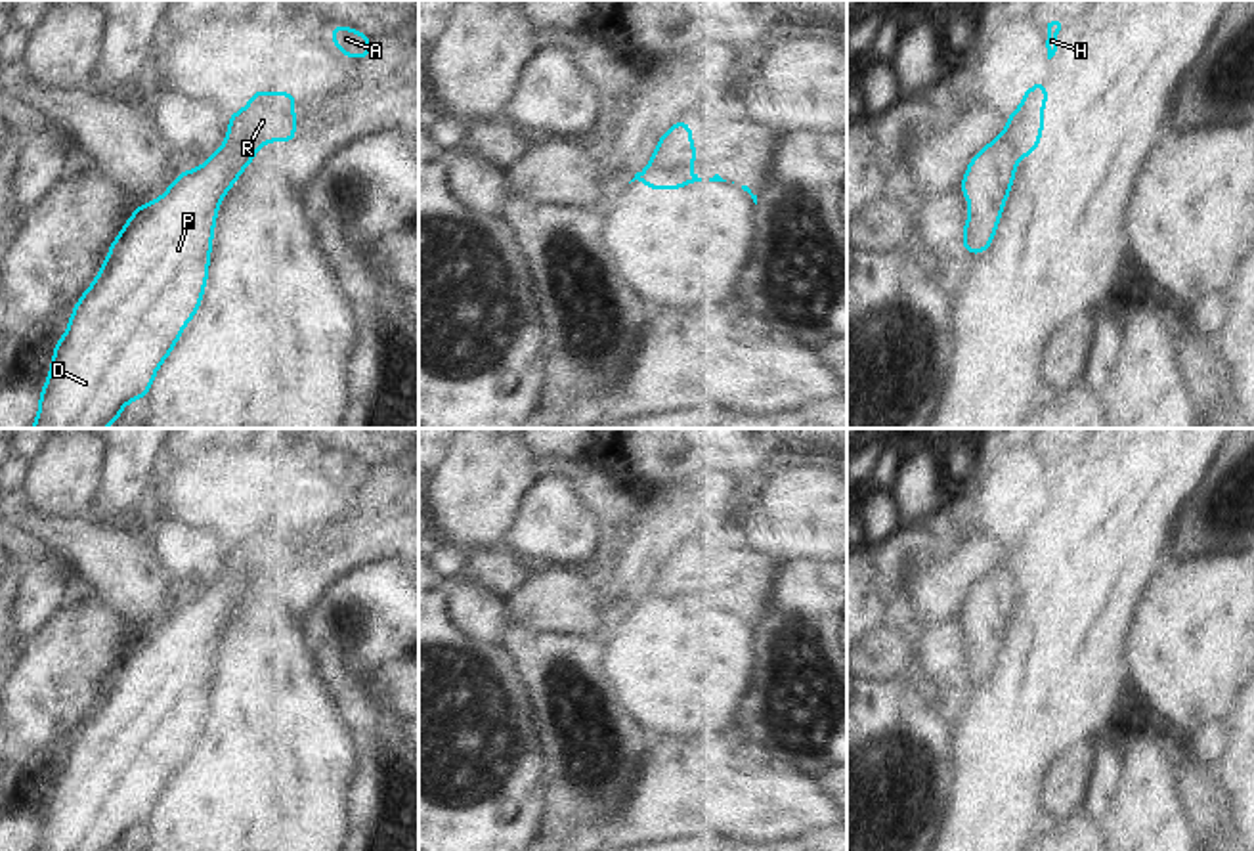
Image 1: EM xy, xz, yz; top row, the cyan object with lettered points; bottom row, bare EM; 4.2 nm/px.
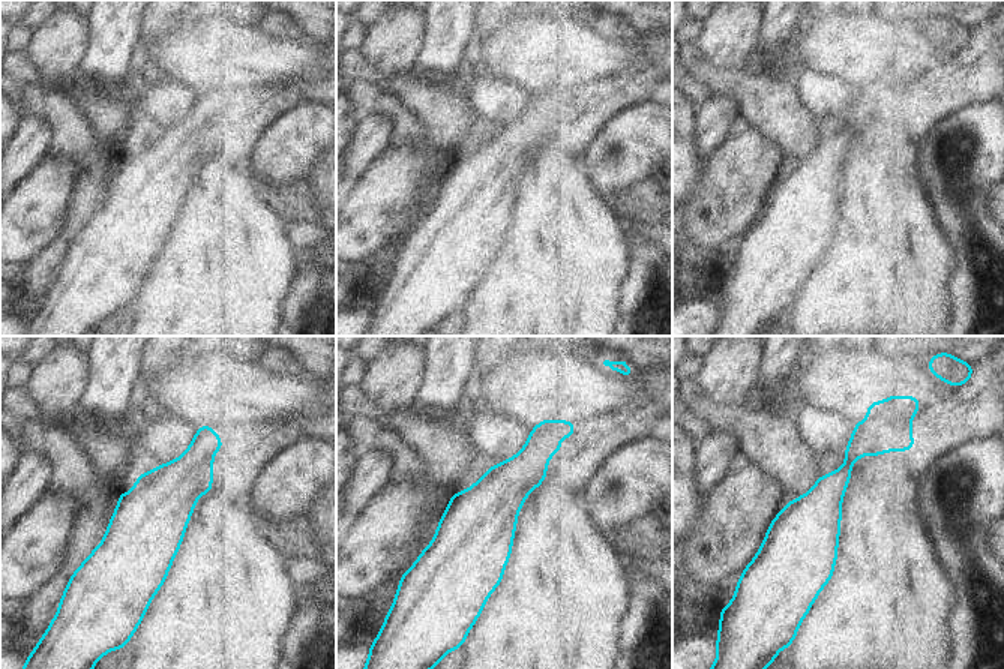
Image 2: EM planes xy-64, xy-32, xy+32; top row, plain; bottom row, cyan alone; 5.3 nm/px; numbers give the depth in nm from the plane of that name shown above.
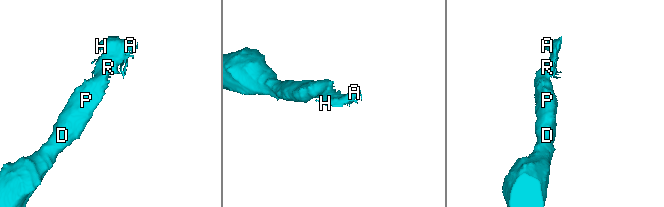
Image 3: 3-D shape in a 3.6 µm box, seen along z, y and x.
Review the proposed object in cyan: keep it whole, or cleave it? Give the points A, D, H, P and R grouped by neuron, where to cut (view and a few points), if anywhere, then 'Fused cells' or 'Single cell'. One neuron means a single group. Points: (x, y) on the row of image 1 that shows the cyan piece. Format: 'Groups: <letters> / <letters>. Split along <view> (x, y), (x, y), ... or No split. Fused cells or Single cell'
Groups: A H R / D P. Split along xy (266, 140), (253, 138), (224, 148). Fused cells.

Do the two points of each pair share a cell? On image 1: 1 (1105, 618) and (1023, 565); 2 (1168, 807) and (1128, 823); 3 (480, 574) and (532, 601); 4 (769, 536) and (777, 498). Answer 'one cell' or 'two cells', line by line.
1: one cell
2: one cell
3: two cells
4: one cell

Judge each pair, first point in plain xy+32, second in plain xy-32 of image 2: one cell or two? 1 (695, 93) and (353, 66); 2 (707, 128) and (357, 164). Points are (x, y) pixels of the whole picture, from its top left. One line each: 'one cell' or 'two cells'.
1: two cells
2: one cell

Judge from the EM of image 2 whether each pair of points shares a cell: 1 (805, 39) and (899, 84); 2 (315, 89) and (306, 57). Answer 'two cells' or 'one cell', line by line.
1: two cells
2: one cell

